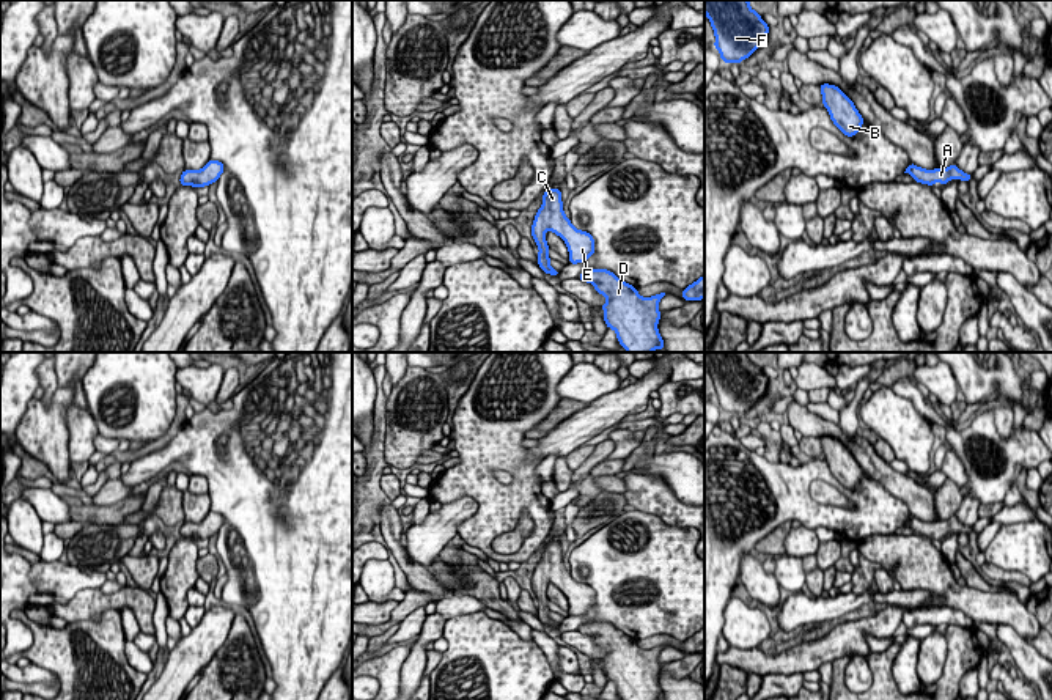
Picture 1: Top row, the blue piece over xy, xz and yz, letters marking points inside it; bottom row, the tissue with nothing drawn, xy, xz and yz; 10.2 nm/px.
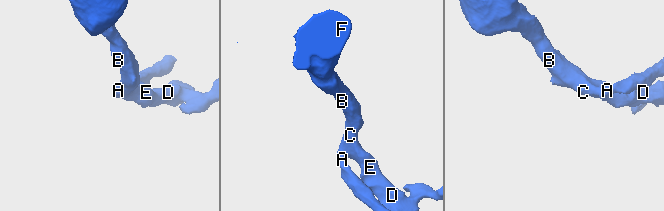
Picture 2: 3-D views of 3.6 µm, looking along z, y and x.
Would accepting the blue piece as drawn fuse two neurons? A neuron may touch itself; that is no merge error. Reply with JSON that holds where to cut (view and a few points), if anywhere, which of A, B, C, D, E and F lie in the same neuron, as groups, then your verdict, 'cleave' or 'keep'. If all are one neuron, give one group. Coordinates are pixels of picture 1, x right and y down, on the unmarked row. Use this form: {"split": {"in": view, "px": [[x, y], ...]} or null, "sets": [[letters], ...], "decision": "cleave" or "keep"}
{"split": null, "sets": [["A", "B", "C", "D", "E", "F"]], "decision": "keep"}

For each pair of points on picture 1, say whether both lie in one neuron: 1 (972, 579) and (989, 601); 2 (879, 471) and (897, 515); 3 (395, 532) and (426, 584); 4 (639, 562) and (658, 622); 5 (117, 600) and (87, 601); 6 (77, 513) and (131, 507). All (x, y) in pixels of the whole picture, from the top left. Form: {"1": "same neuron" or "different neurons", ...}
{"1": "different neurons", "2": "different neurons", "3": "same neuron", "4": "same neuron", "5": "same neuron", "6": "same neuron"}

